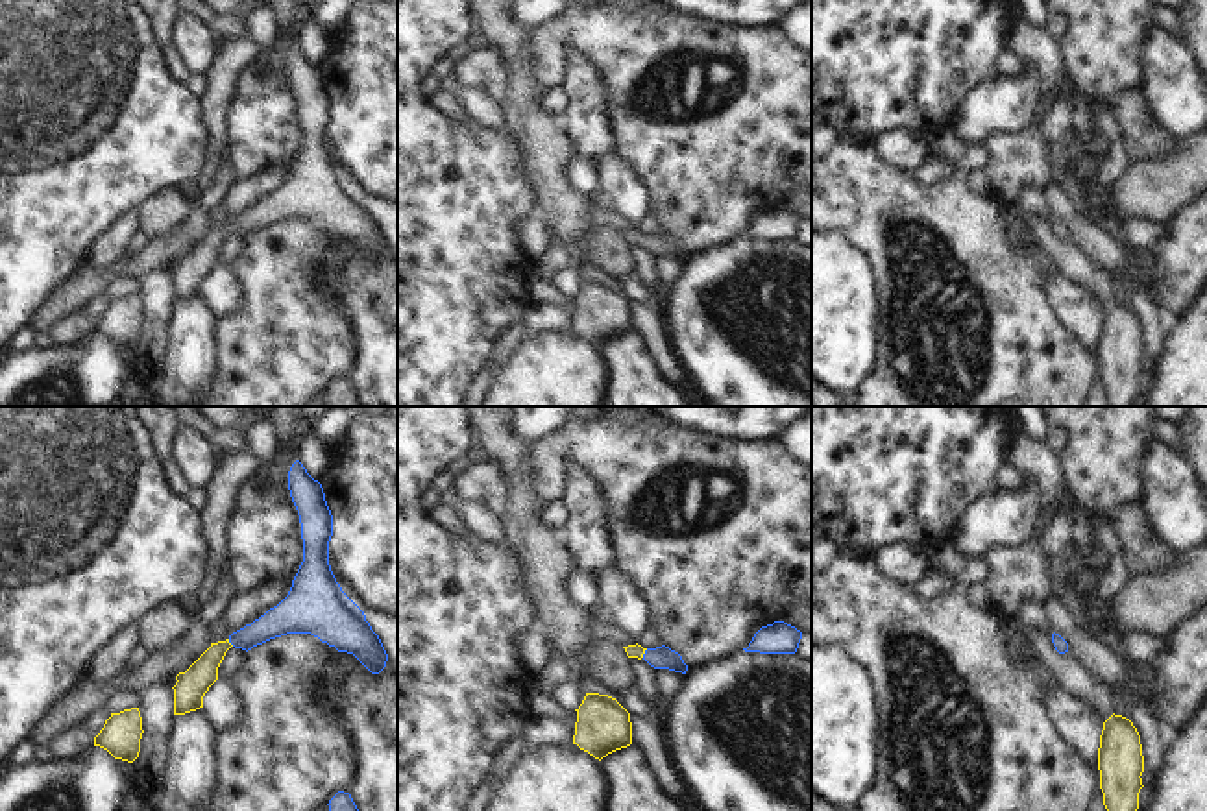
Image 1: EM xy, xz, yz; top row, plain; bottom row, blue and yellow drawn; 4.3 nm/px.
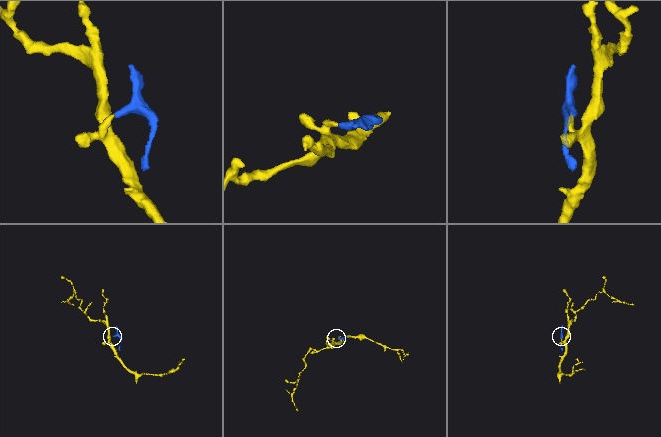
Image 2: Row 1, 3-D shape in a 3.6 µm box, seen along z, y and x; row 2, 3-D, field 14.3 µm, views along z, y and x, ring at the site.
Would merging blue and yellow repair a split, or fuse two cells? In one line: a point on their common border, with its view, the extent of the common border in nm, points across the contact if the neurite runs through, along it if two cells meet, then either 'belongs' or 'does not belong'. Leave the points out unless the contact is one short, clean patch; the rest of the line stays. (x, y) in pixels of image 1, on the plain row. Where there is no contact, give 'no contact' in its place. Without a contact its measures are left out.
xz (646, 239) | 50 nm | across xz (662, 242), (646, 239), (633, 237) | belongs

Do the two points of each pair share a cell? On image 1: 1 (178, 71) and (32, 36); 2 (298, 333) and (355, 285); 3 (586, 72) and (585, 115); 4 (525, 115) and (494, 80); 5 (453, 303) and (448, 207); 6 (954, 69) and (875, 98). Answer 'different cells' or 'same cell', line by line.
1: different cells
2: different cells
3: same cell
4: different cells
5: same cell
6: same cell

